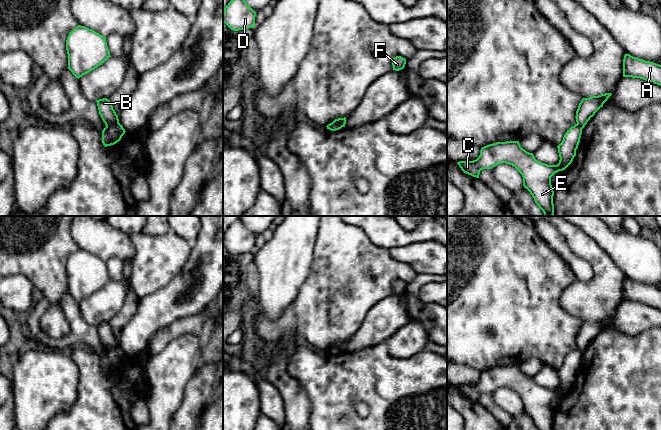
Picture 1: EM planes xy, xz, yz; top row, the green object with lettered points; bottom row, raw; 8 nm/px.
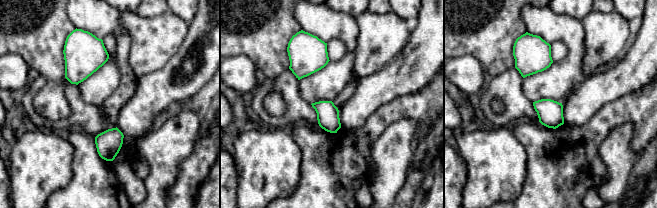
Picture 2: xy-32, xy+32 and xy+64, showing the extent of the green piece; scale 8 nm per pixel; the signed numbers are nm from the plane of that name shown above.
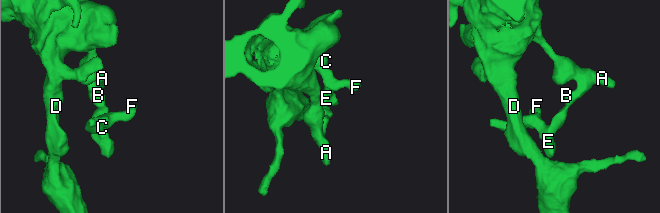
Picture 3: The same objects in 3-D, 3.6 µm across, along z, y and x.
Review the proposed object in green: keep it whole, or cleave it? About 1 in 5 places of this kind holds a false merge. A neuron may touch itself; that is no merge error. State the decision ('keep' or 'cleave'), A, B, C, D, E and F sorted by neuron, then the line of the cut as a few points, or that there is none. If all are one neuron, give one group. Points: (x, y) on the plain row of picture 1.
cleave; A B D / C E F; cut in xy along (118, 346), (106, 351)

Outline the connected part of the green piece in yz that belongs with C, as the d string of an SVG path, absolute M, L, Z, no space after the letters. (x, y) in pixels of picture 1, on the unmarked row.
M578 348L567 354L562 366L557 370L560 381L557 389L548 389L536 384L533 377L521 371L519 365L489 368L481 372L476 384L459 385L457 388L464 397L476 402L479 402L483 393L492 393L501 387L512 389L522 399L524 412L530 416L538 430L554 430L551 401L572 387L581 358L582 352Z

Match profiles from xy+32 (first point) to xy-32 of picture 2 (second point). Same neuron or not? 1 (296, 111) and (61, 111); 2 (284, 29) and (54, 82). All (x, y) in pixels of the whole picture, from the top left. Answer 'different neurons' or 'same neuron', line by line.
1: different neurons
2: same neuron

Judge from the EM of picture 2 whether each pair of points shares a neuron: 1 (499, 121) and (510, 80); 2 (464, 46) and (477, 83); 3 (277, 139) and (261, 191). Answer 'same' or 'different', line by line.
1: same
2: different
3: same

